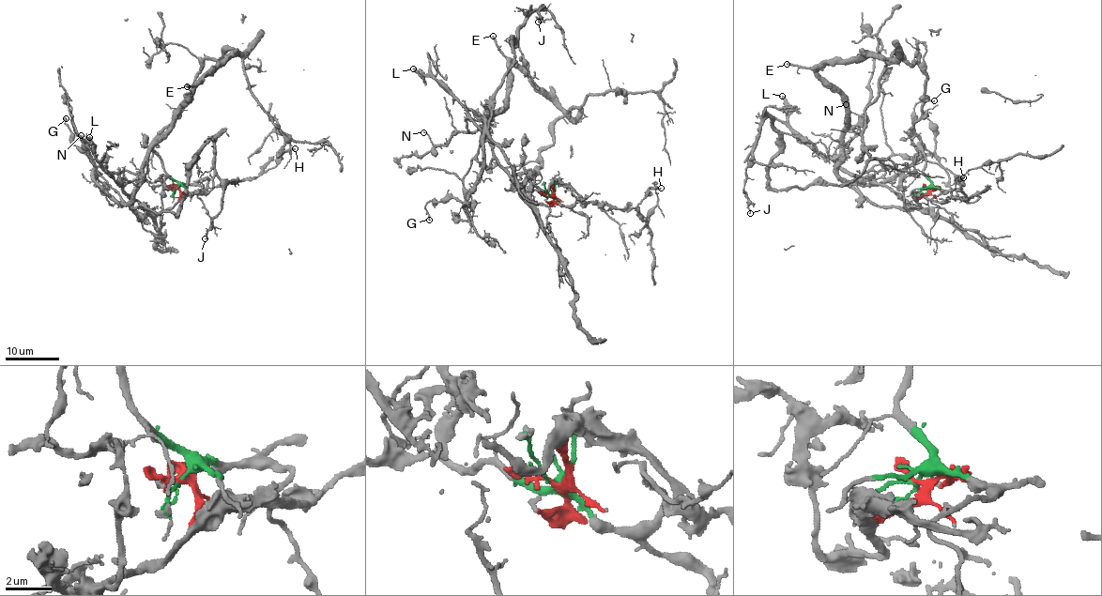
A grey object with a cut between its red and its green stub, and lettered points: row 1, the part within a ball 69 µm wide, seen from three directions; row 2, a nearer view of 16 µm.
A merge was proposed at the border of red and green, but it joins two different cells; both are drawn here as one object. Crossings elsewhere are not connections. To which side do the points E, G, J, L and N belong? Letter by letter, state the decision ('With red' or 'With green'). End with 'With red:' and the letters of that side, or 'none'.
E: With green
G: With green
J: With green
L: With red
N: With green
With red: L

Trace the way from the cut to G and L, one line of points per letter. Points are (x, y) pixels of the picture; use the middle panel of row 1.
G: (549, 194), (512, 182), (540, 165), (563, 111), (508, 65), (466, 200), (431, 200), (429, 220)
L: (549, 194), (552, 187), (546, 192), (534, 187), (528, 195), (501, 166), (492, 140), (466, 108), (412, 68)

